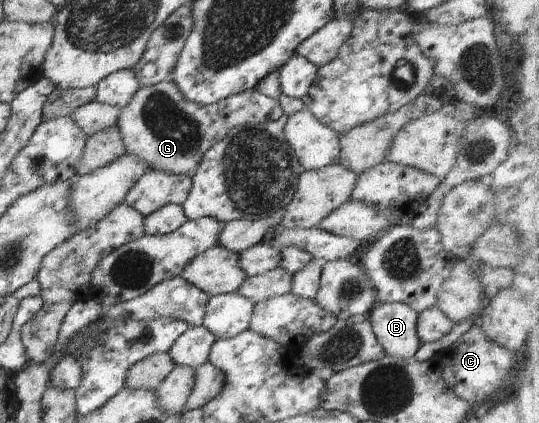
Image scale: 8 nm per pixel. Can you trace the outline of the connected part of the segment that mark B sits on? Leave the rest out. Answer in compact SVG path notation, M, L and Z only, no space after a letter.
M377 302L369 312L374 336L392 358L418 357L422 342L417 333L418 313L402 303Z

